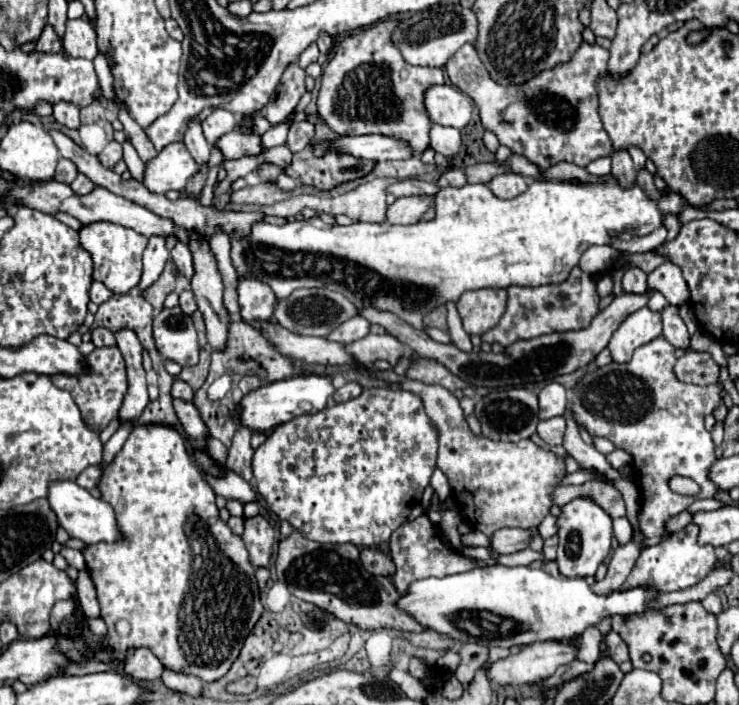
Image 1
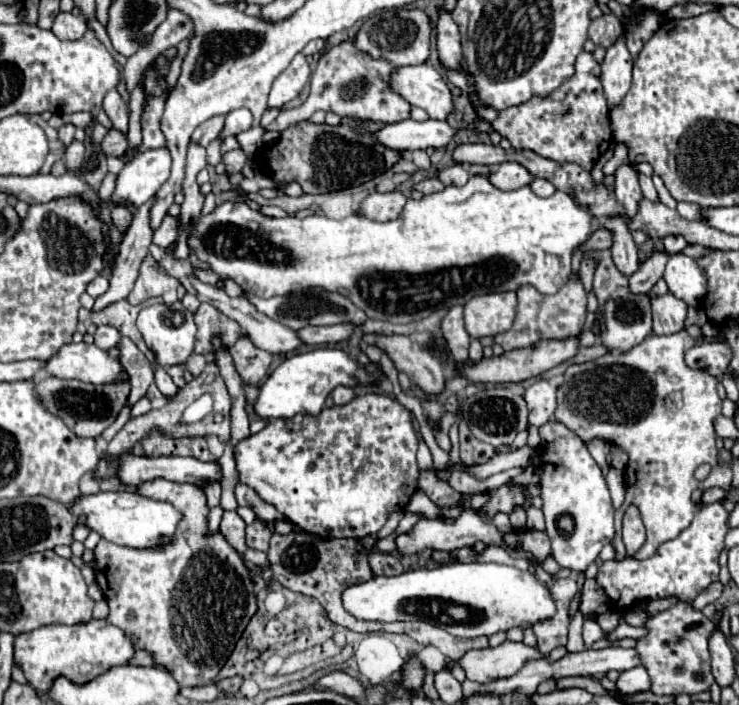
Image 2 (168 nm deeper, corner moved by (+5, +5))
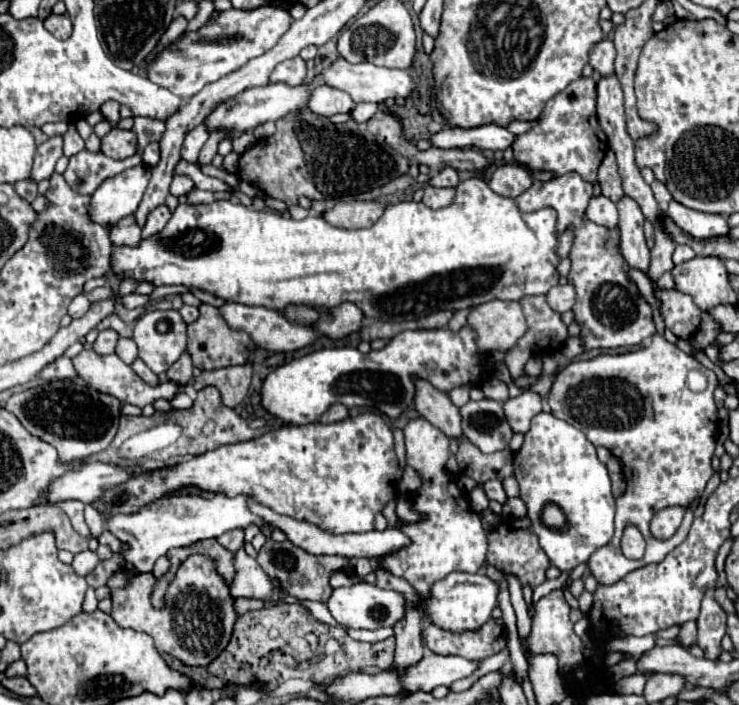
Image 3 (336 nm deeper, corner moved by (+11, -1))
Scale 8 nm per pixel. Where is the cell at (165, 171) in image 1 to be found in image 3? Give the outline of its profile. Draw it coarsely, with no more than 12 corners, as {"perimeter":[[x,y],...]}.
{"perimeter":[[149,166],[107,178],[89,200],[103,228],[135,214],[151,178]]}

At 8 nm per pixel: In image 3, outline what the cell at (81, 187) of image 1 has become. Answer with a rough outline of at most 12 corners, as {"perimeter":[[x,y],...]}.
{"perimeter":[[75,124],[63,134],[63,154],[75,156],[85,148]]}

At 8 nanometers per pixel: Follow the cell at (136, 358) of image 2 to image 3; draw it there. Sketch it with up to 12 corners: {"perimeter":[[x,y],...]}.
{"perimeter":[[119,338],[115,354],[125,364],[137,356],[131,338]]}

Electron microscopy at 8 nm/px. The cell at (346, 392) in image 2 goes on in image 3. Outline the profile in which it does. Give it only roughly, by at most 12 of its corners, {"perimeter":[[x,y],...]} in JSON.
{"perimeter":[[343,404],[333,406],[321,416],[323,424],[341,422],[349,416]]}

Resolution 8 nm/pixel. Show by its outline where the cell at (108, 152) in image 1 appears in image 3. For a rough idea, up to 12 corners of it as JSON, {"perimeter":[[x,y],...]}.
{"perimeter":[[113,128],[101,140],[109,158],[129,158],[137,152],[131,130]]}

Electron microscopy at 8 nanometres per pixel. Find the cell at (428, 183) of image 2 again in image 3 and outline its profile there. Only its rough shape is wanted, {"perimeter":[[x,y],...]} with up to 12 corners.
{"perimeter":[[427,186],[423,204],[445,208],[453,202],[455,188]]}

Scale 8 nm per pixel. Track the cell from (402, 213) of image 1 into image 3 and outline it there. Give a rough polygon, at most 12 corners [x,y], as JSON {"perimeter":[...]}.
{"perimeter":[[339,202],[321,218],[337,228],[367,228],[377,202]]}

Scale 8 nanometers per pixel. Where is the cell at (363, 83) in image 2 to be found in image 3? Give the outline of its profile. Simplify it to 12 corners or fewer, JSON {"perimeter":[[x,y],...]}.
{"perimeter":[[329,86],[313,92],[309,108],[319,116],[351,112],[347,92]]}

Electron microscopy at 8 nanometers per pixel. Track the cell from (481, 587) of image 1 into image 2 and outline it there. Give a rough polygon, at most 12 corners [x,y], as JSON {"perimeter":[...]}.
{"perimeter":[[457,562],[343,592],[359,620],[457,638],[555,616],[529,570]]}

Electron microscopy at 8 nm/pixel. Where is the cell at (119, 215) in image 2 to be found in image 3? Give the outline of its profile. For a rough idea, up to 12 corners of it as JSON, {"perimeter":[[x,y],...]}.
{"perimeter":[[125,216],[111,228],[115,244],[135,246],[141,240],[141,226]]}

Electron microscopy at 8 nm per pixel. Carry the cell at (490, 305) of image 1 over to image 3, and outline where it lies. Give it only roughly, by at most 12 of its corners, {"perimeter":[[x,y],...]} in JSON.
{"perimeter":[[513,300],[475,306],[481,352],[507,352],[527,332]]}

